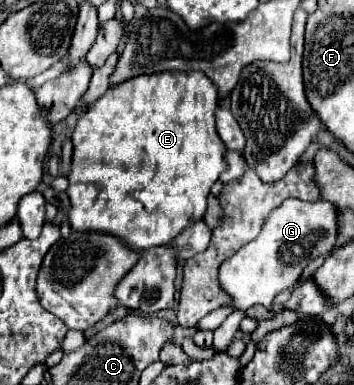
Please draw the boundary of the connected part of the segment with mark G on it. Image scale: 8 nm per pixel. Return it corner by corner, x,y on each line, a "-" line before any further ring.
286,199
264,223
260,235
252,239
248,245
244,245
236,255
226,259
220,265
220,285
222,289
232,297
232,305
240,311
246,311
252,305
264,305
272,307
272,299
282,291
290,289
296,279
300,277
302,269
310,263
310,259
316,257
326,257
330,251
334,251
338,239
338,211
334,203
326,203
324,199
320,201
298,201
298,199

